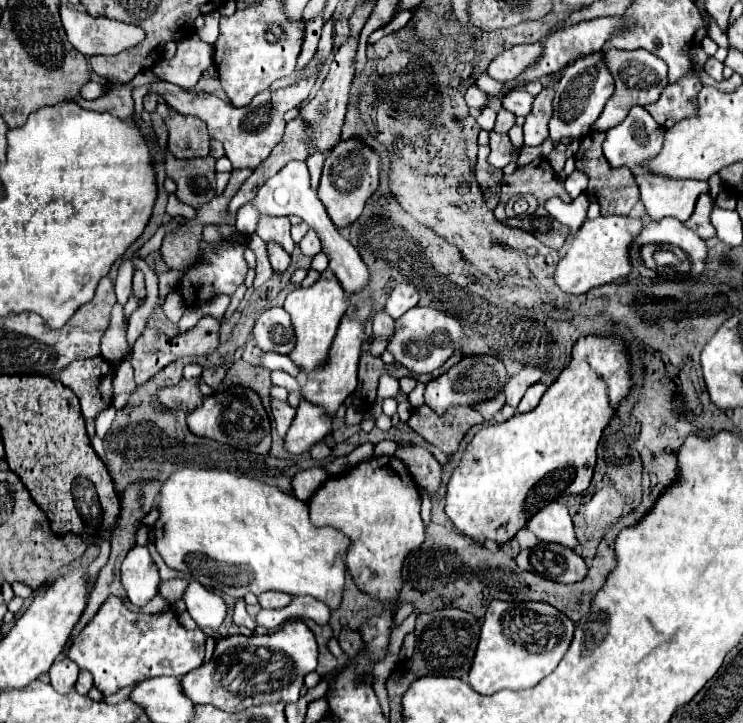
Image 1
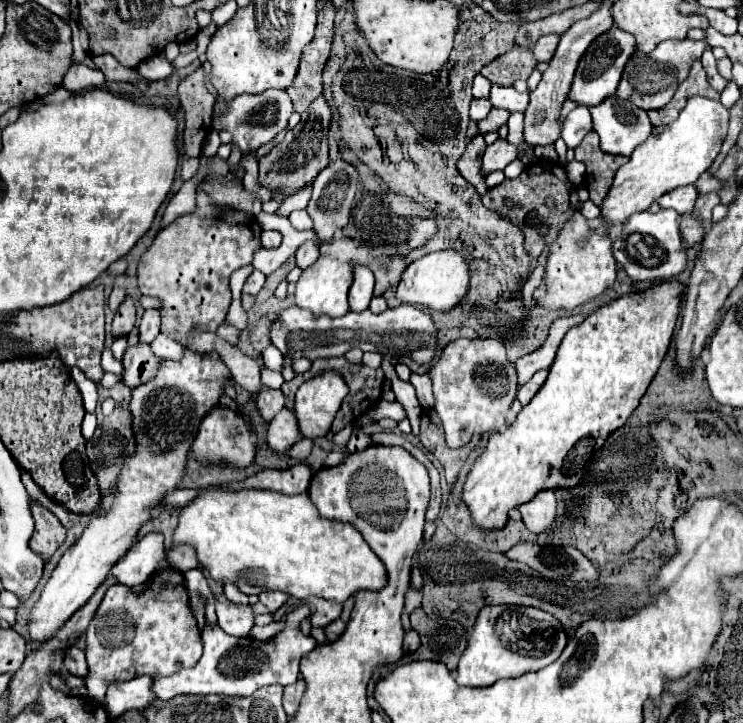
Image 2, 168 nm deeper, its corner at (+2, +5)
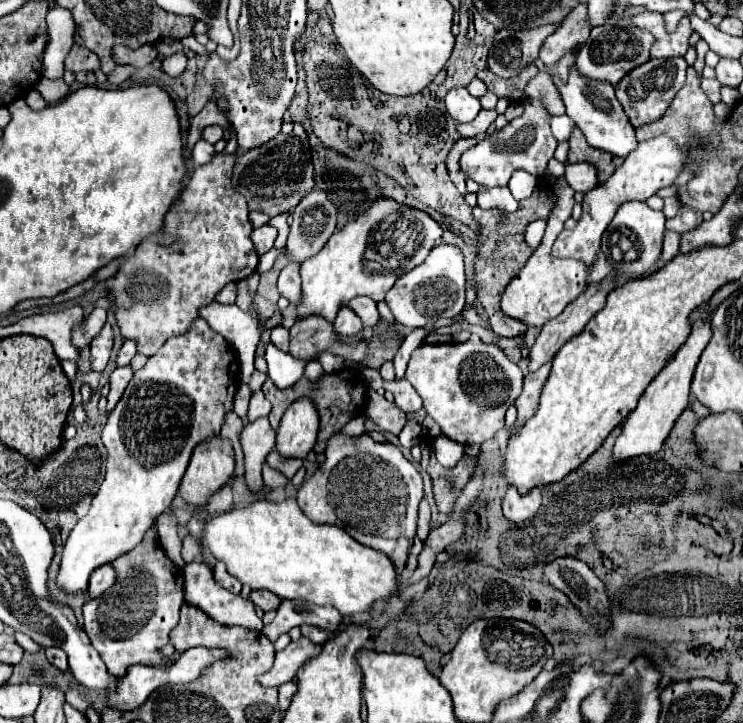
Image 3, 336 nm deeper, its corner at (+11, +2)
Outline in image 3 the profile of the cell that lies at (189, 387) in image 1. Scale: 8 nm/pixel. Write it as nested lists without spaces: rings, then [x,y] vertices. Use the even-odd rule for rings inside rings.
[[[201,318],[185,336],[169,338],[163,348],[133,374],[133,380],[125,388],[121,400],[109,414],[109,420],[103,428],[101,438],[109,452],[105,480],[93,498],[91,510],[75,524],[63,546],[63,558],[57,572],[57,588],[65,592],[65,596],[77,596],[81,592],[85,594],[93,570],[133,550],[145,532],[155,524],[155,520],[171,506],[193,448],[201,440],[213,436],[213,432],[219,432],[225,412],[233,408],[237,386],[239,368],[233,348]]]

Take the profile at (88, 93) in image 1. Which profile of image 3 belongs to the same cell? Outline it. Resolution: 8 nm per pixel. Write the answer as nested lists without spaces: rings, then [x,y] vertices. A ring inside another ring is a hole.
[[[31,90],[31,92],[27,94],[25,102],[27,102],[27,106],[29,106],[31,110],[43,110],[43,108],[47,106],[45,98],[43,98],[43,96],[39,96],[39,94],[37,94],[37,90]]]

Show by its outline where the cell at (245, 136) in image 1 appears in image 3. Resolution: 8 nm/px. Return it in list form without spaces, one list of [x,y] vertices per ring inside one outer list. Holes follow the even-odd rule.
[[[77,44],[71,48],[69,56],[65,58],[65,68],[73,72],[97,72],[101,68],[97,54],[89,52],[87,48],[77,48]]]

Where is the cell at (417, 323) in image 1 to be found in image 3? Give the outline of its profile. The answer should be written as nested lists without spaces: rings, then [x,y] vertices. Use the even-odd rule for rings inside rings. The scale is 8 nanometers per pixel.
[[[319,314],[295,320],[295,324],[289,328],[289,334],[289,354],[305,362],[317,360],[321,352],[325,352],[335,342],[341,342],[341,336],[335,332],[333,322],[325,320]]]

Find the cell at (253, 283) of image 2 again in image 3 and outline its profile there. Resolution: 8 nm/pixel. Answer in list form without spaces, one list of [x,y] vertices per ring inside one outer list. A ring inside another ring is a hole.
[[[229,282],[219,294],[217,294],[217,302],[223,302],[223,304],[233,304],[237,298],[237,284],[235,282]]]

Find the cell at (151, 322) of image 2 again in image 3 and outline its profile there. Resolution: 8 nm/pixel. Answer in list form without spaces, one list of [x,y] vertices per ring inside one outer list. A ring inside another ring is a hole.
[[[125,340],[119,354],[117,354],[117,366],[129,364],[135,354],[137,354],[137,342],[135,340]]]

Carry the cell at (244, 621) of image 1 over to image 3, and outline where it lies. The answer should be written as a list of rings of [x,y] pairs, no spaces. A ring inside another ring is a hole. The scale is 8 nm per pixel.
[[[215,564],[215,580],[217,580],[217,584],[221,584],[223,588],[227,588],[229,592],[233,592],[233,594],[239,594],[241,592],[241,582],[237,582],[237,578],[233,578],[233,576],[229,576],[227,572],[225,572],[225,566],[223,564]]]

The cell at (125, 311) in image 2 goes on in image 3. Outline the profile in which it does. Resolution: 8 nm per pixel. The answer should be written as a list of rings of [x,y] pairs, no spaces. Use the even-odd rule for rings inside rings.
[[[105,324],[103,330],[91,342],[91,364],[93,364],[93,370],[103,372],[103,368],[109,362],[111,350],[113,350],[113,328],[111,328],[111,324]]]

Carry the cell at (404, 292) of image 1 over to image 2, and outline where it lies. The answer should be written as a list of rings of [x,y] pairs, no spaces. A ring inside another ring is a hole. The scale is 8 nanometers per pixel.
[[[442,249],[428,253],[406,267],[402,281],[396,287],[396,299],[406,305],[418,305],[428,311],[446,313],[464,301],[468,285],[470,285],[470,269],[464,255],[454,249]]]

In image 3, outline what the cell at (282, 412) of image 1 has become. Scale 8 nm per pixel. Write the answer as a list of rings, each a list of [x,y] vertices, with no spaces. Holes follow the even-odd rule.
[[[255,392],[255,394],[251,396],[251,402],[249,402],[247,420],[253,422],[253,420],[257,420],[257,418],[261,418],[261,416],[269,416],[269,412],[271,412],[271,402],[265,398],[263,392]]]

